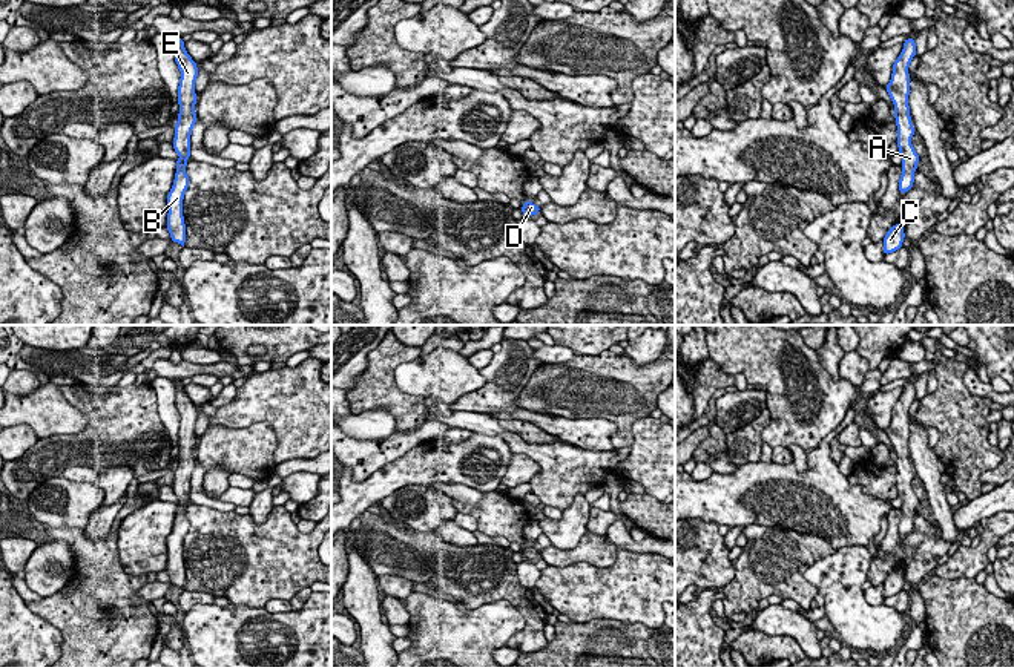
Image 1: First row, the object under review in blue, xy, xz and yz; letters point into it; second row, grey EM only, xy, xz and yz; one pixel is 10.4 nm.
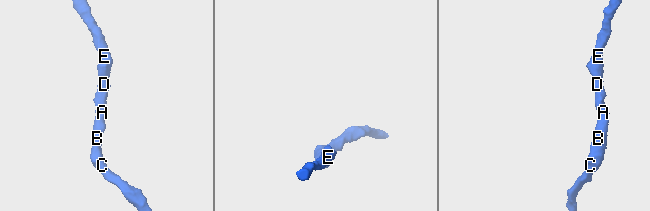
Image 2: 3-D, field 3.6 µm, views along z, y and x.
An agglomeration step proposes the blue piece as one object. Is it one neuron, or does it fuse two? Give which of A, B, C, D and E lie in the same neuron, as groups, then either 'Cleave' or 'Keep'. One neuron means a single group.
Groups: A B C D E. Keep

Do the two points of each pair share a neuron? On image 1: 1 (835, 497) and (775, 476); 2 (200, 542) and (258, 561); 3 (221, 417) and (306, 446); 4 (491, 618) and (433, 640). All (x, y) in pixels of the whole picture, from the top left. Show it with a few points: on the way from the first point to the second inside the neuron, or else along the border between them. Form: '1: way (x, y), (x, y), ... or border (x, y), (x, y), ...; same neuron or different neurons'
1: way (819, 489), (813, 483), (790, 479); same neuron
2: way (213, 546), (244, 561); same neuron
3: way (243, 413), (272, 413), (284, 425); same neuron
4: way (477, 632), (470, 640), (447, 640); same neuron

